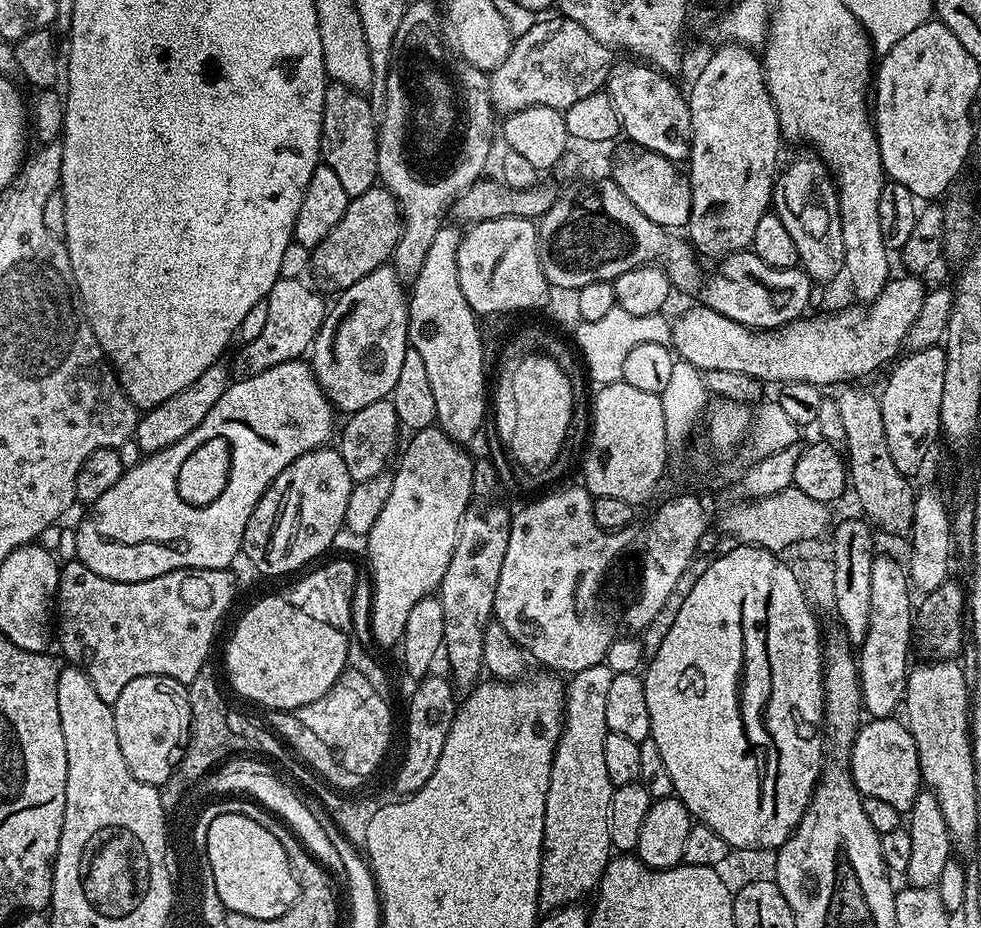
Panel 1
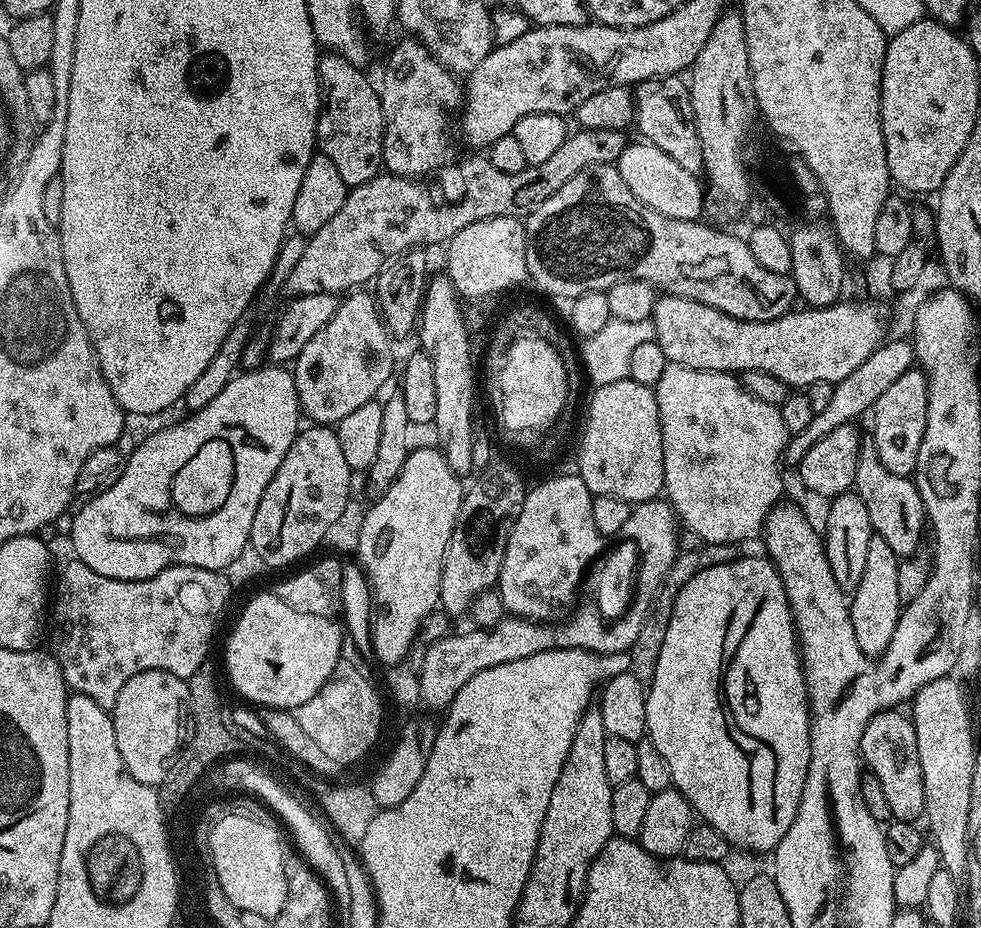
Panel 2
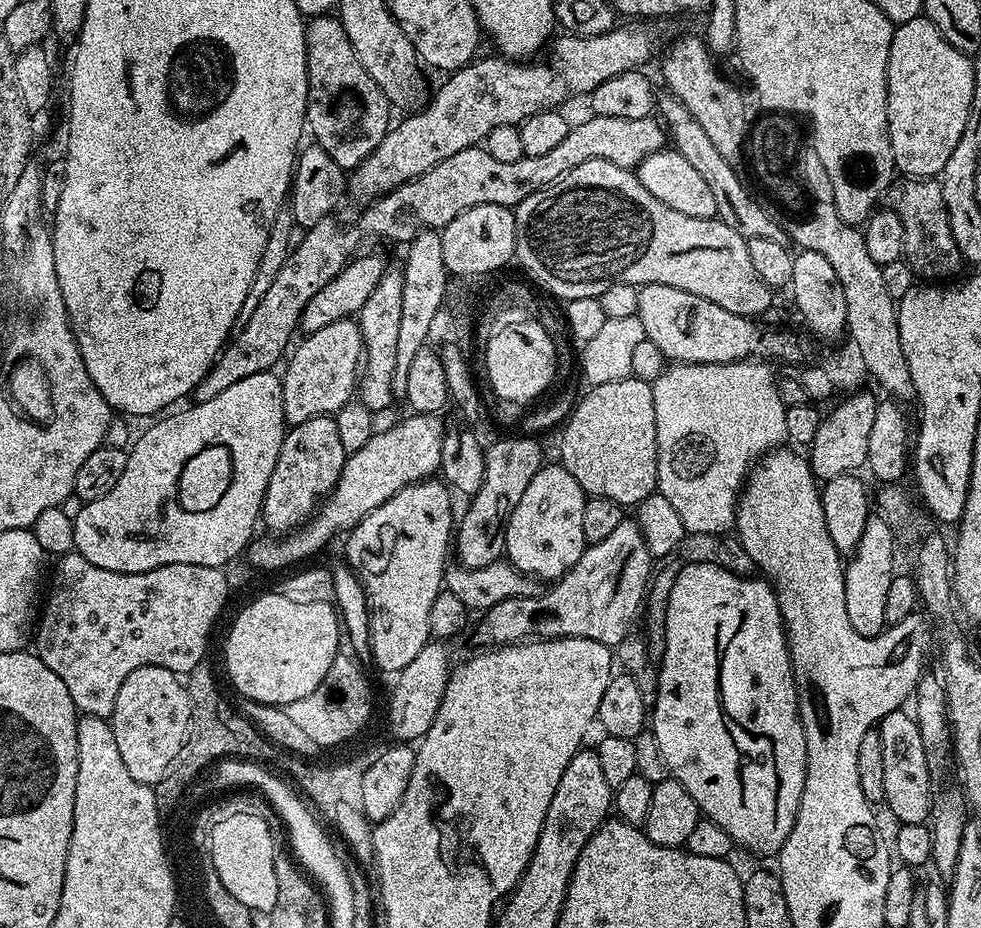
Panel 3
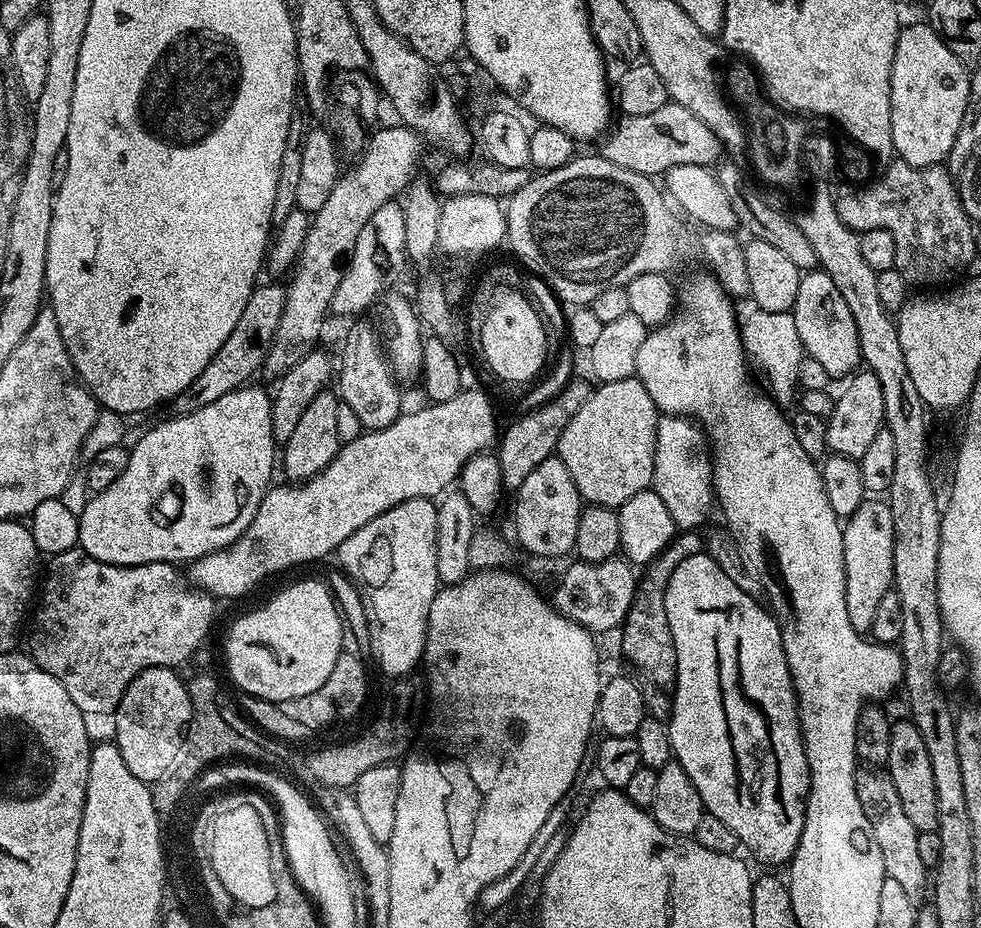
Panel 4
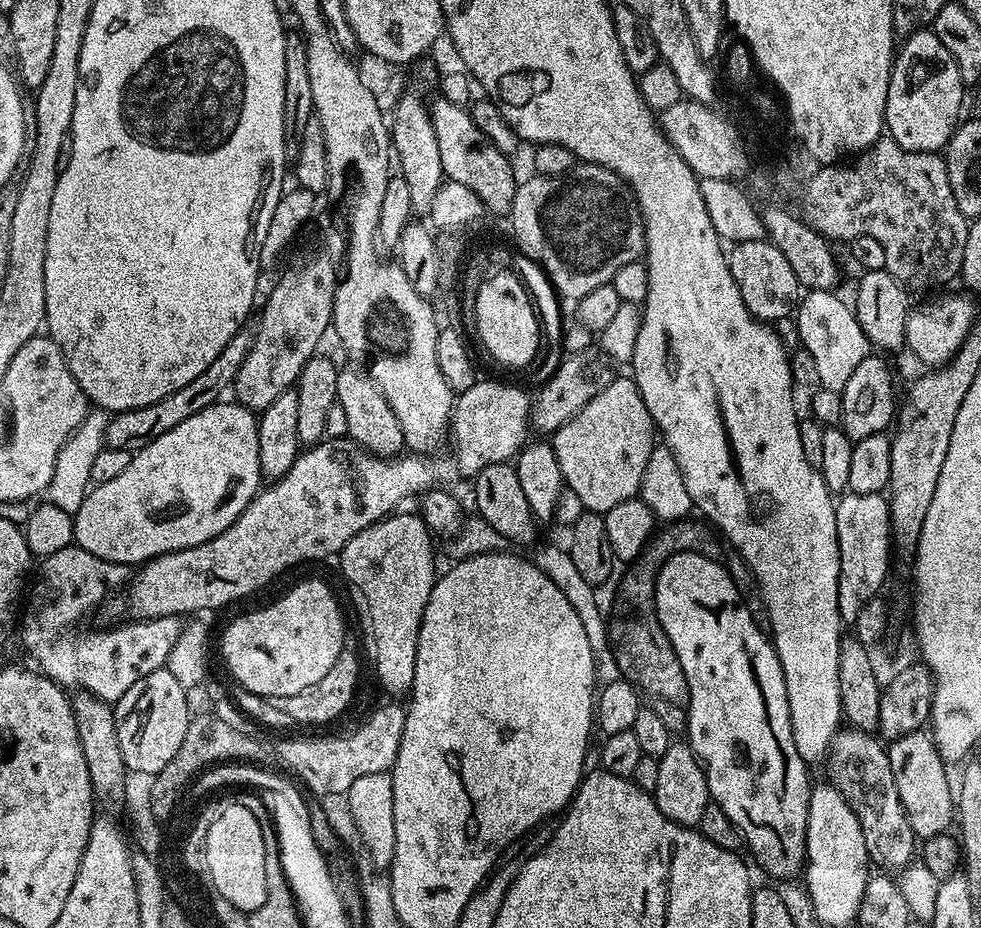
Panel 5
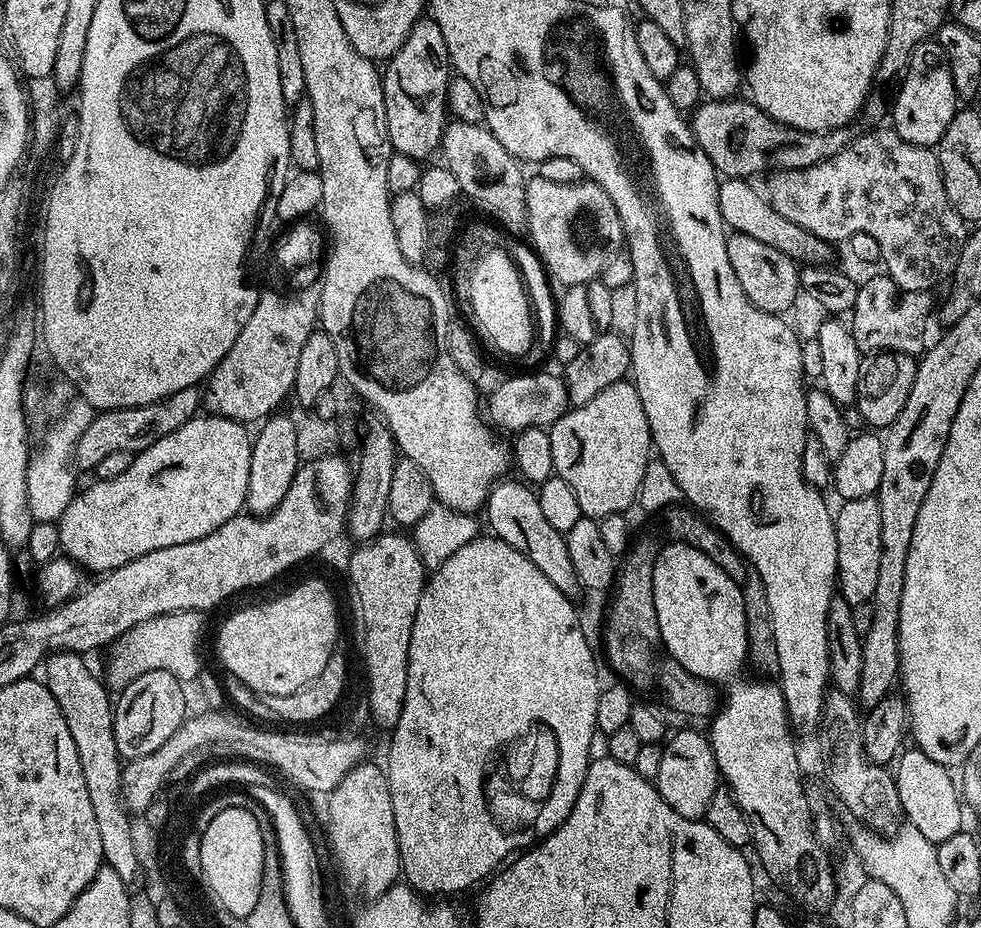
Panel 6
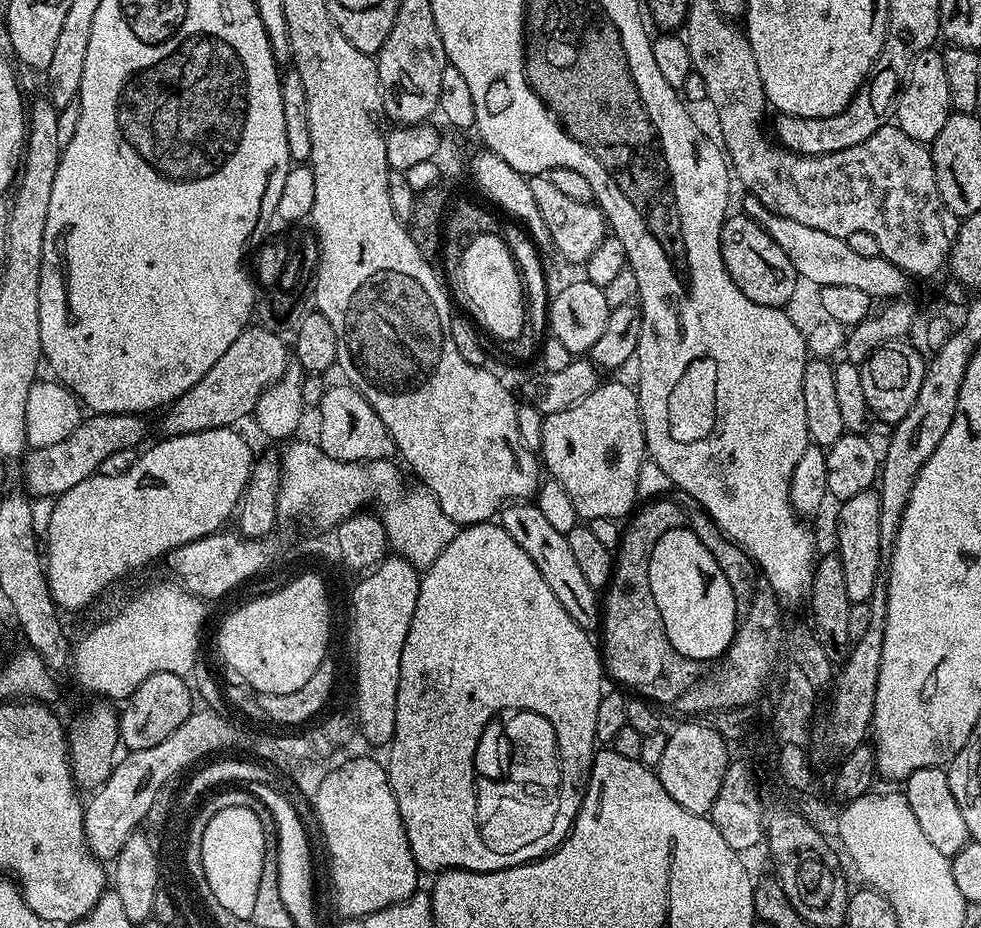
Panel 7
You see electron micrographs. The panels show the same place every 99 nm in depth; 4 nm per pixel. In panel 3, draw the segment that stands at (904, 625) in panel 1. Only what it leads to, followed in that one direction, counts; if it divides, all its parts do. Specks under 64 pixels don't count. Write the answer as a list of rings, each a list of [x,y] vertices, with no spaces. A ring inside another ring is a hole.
[[[875,514],[869,515],[866,530],[862,530],[862,539],[856,549],[850,553],[844,569],[844,589],[846,590],[846,615],[850,618],[850,626],[854,626],[857,636],[879,636],[885,631],[886,625],[886,594],[890,591],[890,582],[897,575],[896,568],[896,535],[886,526],[886,522]]]

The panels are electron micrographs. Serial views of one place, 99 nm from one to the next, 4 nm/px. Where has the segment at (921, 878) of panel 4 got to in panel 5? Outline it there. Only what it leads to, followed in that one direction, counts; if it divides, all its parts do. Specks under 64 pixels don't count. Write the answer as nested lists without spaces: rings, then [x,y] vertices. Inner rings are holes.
[[[849,726],[841,727],[839,732],[828,747],[826,765],[828,764],[827,779],[846,798],[850,810],[854,810],[854,818],[858,818],[858,826],[862,826],[862,838],[866,838],[866,850],[869,861],[876,864],[877,869],[887,870],[896,874],[913,863],[918,852],[918,838],[910,830],[910,822],[906,818],[906,810],[898,798],[898,786],[894,786],[894,770],[890,770],[890,758],[888,749],[875,735],[859,732],[856,728]]]

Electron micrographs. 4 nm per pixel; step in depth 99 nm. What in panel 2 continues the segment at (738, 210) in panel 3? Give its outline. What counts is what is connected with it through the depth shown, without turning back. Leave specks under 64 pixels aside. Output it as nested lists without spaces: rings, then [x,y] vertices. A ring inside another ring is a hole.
[[[659,76],[653,80],[644,80],[635,85],[636,98],[635,131],[640,131],[647,143],[658,146],[662,154],[670,154],[678,166],[700,174],[704,171],[702,162],[702,142],[698,142],[698,130],[692,105],[692,90],[683,84],[680,76]]]

